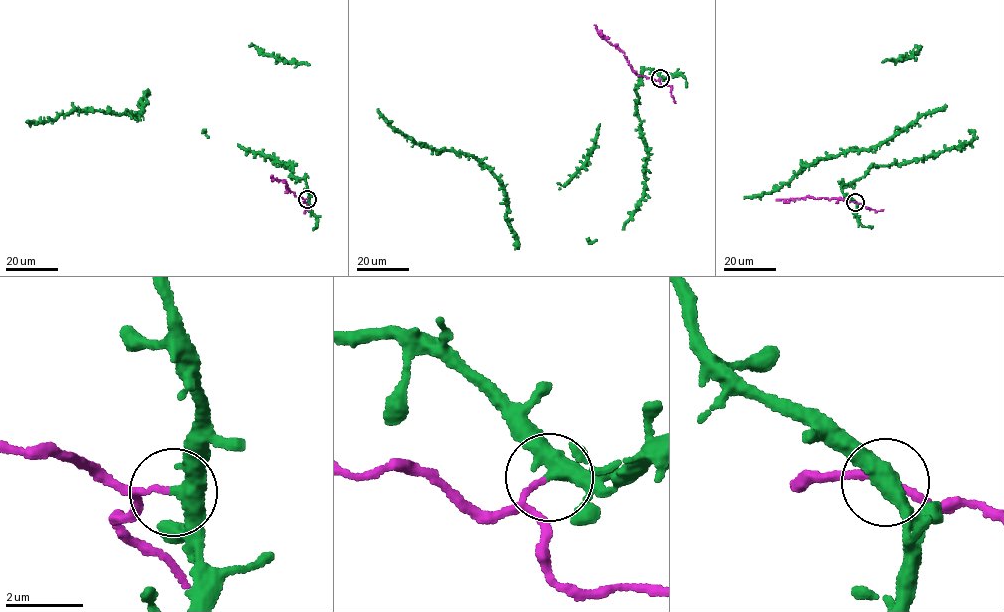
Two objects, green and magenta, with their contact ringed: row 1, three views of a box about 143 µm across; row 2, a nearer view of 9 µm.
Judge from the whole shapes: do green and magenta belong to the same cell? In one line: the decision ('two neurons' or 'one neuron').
two neurons

